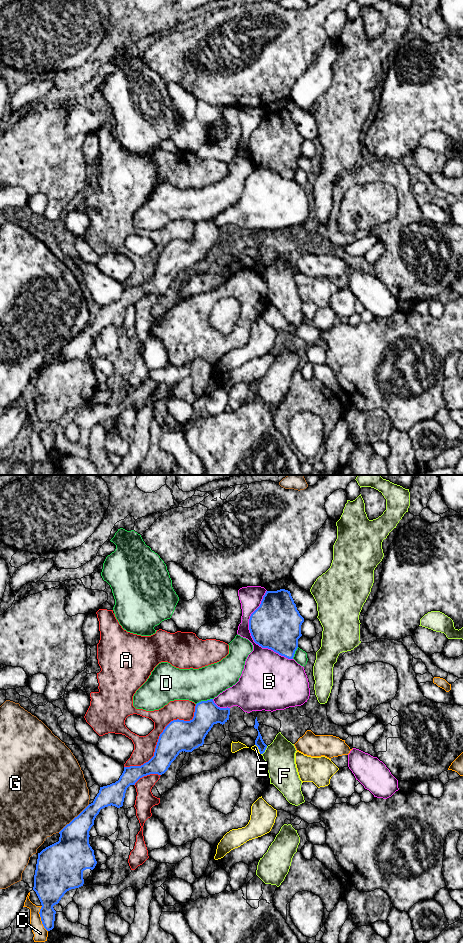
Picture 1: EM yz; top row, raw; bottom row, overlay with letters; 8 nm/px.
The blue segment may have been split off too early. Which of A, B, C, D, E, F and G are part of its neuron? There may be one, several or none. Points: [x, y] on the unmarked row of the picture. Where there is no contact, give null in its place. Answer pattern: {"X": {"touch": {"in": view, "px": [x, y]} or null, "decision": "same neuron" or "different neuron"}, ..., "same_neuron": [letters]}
{"A": {"touch": {"in": "yz", "px": [160, 255]}, "decision": "different neuron"}, "B": {"touch": {"in": "yz", "px": [251, 155]}, "decision": "different neuron"}, "C": {"touch": {"in": "yz", "px": [41, 439]}, "decision": "different neuron"}, "D": {"touch": {"in": "yz", "px": [204, 221]}, "decision": "different neuron"}, "E": {"touch": {"in": "yz", "px": [258, 268]}, "decision": "different neuron"}, "F": {"touch": {"in": "yz", "px": [265, 269]}, "decision": "different neuron"}, "G": {"touch": {"in": "yz", "px": [74, 338]}, "decision": "different neuron"}, "same_neuron": []}

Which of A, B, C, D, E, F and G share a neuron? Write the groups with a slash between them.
A / B / C / D / E / F / G

